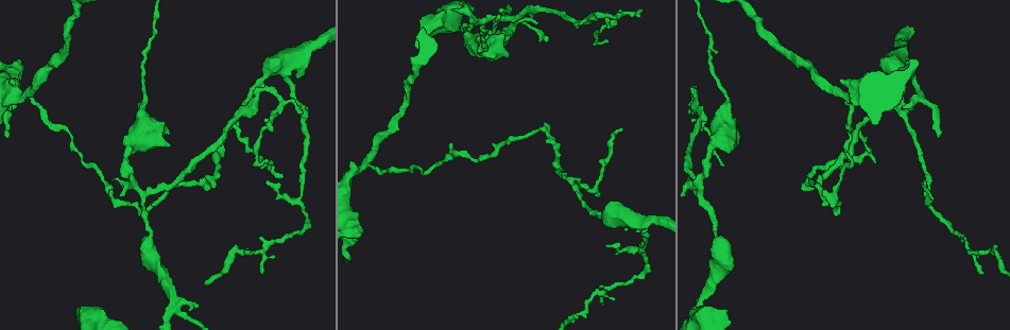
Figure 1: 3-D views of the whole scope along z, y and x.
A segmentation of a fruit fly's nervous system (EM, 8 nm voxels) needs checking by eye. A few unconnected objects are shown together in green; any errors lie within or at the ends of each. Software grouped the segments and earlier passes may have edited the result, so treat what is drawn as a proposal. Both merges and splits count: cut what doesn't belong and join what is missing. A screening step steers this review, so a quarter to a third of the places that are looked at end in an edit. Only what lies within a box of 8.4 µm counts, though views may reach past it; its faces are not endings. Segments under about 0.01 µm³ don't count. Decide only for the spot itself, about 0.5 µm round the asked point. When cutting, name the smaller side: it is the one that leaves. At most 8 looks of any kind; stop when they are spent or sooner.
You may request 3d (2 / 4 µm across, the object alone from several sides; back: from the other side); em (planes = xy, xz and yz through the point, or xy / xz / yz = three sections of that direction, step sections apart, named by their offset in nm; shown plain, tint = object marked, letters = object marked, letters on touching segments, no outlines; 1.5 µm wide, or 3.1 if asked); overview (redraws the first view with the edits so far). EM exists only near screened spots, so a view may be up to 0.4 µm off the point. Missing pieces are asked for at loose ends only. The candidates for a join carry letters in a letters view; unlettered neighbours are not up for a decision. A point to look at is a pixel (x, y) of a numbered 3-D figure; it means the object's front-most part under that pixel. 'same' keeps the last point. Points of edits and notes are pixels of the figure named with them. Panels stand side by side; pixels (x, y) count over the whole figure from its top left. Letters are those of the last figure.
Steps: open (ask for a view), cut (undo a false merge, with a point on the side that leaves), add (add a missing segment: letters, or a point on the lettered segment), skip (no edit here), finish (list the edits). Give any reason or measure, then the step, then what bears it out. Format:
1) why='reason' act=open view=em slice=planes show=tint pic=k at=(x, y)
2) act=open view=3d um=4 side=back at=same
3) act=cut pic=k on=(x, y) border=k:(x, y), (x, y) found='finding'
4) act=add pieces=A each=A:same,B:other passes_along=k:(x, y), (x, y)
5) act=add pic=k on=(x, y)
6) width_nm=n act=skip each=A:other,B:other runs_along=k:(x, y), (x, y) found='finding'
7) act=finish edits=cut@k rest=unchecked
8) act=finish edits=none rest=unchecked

why='sharp bend' act=open view=em slice=xy step=8 show=letters pic=1 at=(488, 156)

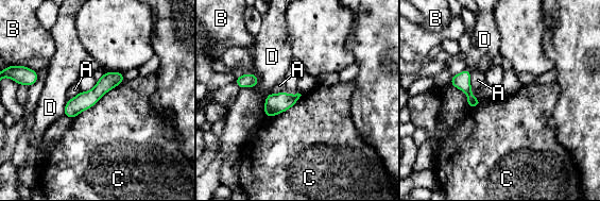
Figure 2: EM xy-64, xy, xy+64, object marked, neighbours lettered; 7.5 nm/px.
act=skip each=A:other,B:other,C:other,D:other runs_along=2:(120, 74), (66, 113) found='continuous, no second cell'

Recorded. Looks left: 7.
why='abrupt turn' act=open view=em slice=planes show=letters pic=1 at=(546, 130)

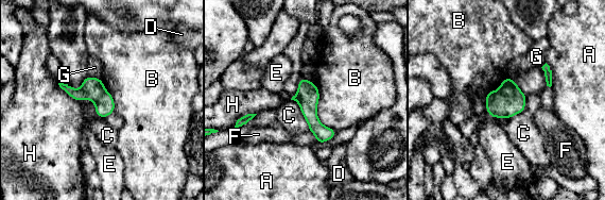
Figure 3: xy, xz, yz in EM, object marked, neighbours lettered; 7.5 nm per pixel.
longest_contact=B:420nm act=cut pic=3 on=(498, 105) each=A:other,B:other,C:other,D:other,E:other,F:other,G:other,H:other border=3:(497, 90), (506, 96), (520, 92) found='two cells meet here'

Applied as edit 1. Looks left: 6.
why='thin neck' act=open view=em slice=planes show=plain pic=1 at=(610, 15)

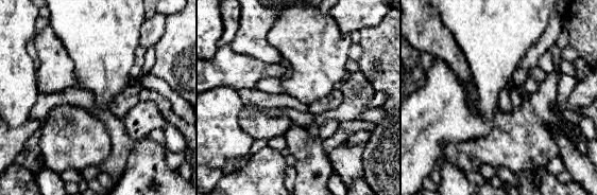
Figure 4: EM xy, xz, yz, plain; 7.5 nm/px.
why='where the object lies' act=open view=em slice=planes show=tint at=same

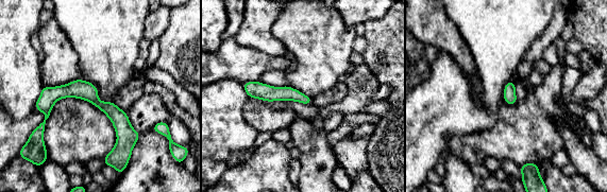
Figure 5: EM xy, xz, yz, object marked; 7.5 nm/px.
why='see the neighbours' act=open view=em slice=planes show=letters at=same

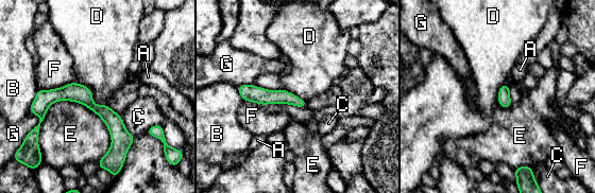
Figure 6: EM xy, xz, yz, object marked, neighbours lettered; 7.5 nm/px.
act=skip each=A:other,B:other,C:other,D:other,E:other,F:other,G:other runs_along=6:(38, 93), (81, 94), (115, 124), (116, 151) found='all the same cell'

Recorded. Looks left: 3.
why='thick turns thin' act=open view=em slice=xz step=8 show=tint pic=1 at=(150, 234)

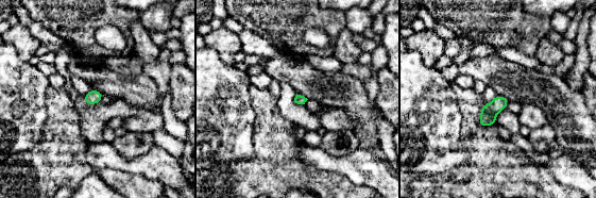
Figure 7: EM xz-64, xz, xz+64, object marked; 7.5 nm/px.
act=open view=em slice=planes show=letters at=same

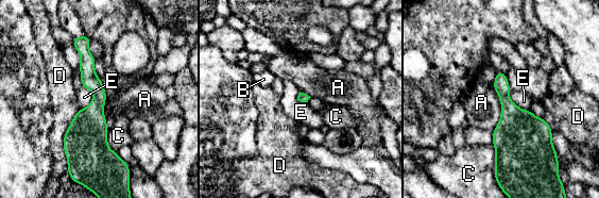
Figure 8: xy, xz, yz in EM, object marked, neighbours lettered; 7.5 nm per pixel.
width_nm=70 longest_contact=D:440nm act=skip each=A:other,B:other,C:other,D:other,E:other found='all the same cell'

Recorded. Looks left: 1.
act=finish edits=cut@3 rest=unchecked

